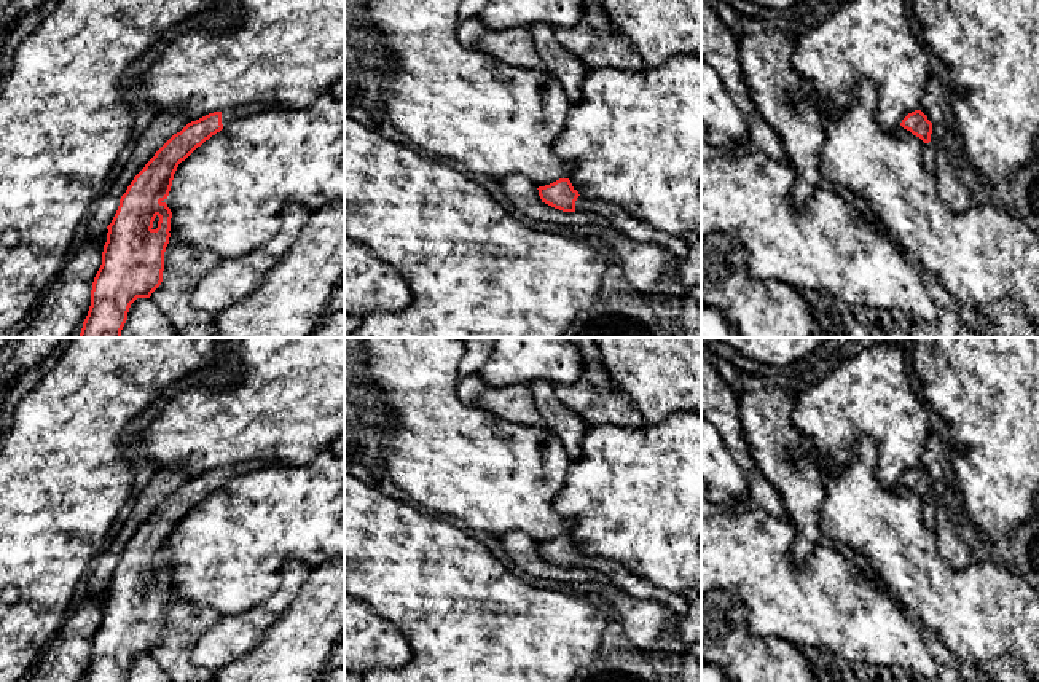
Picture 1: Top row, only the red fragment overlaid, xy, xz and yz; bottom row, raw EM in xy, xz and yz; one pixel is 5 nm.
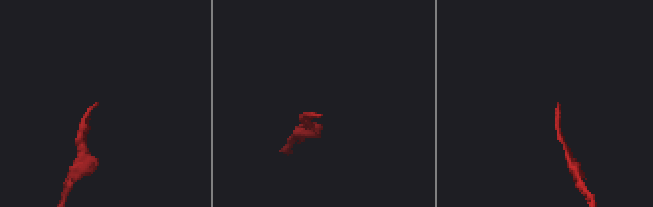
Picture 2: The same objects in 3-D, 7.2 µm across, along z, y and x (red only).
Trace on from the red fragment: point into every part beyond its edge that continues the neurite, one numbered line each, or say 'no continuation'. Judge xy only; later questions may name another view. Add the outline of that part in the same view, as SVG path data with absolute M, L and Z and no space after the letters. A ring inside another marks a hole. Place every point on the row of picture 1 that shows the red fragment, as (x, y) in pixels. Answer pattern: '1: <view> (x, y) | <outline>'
1: xy (230, 115) | M250 104L245 107L236 107L236 108L228 108L222 110L222 124L223 127L239 118L250 116L260 110L265 110L266 107L263 104Z

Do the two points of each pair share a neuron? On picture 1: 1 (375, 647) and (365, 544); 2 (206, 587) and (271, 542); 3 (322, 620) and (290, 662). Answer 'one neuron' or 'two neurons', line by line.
1: two neurons
2: one neuron
3: one neuron

